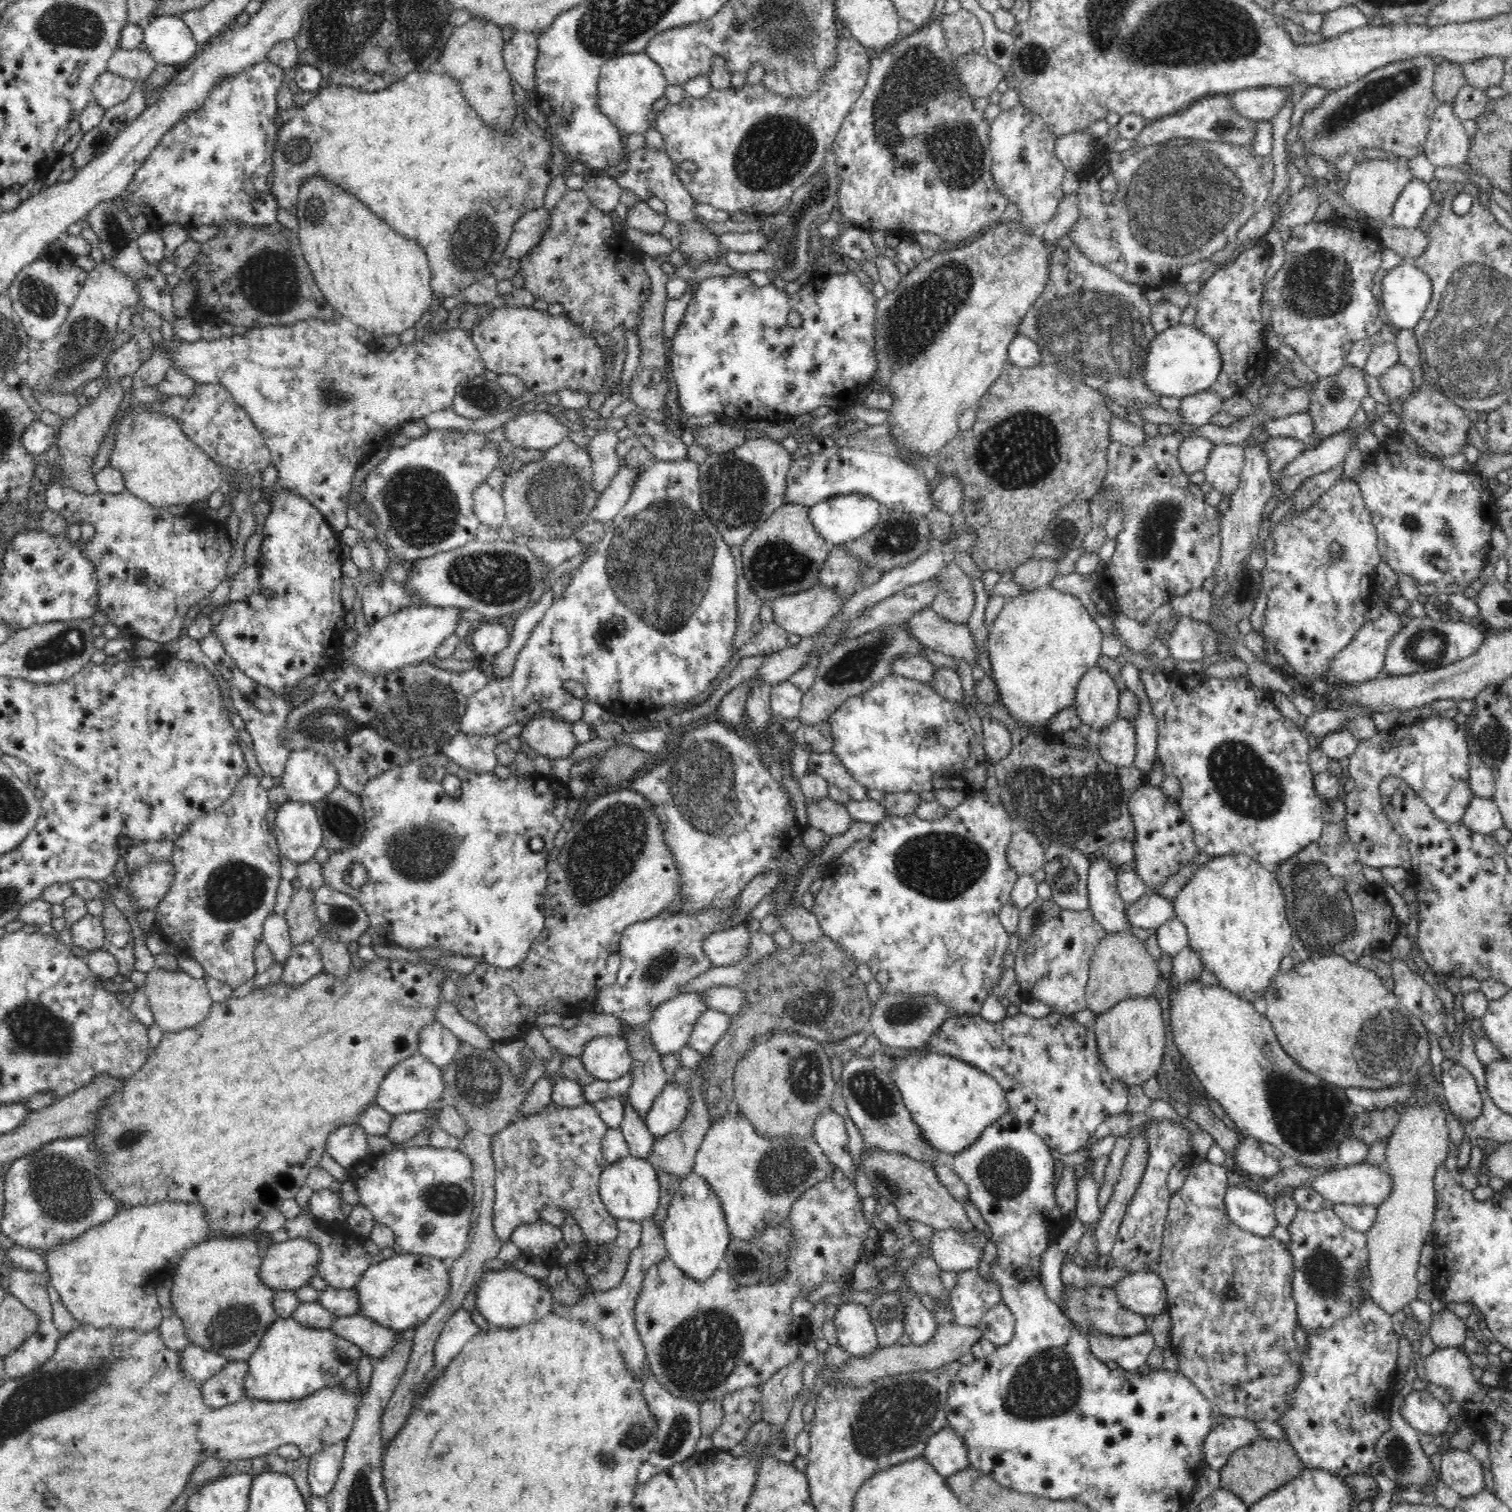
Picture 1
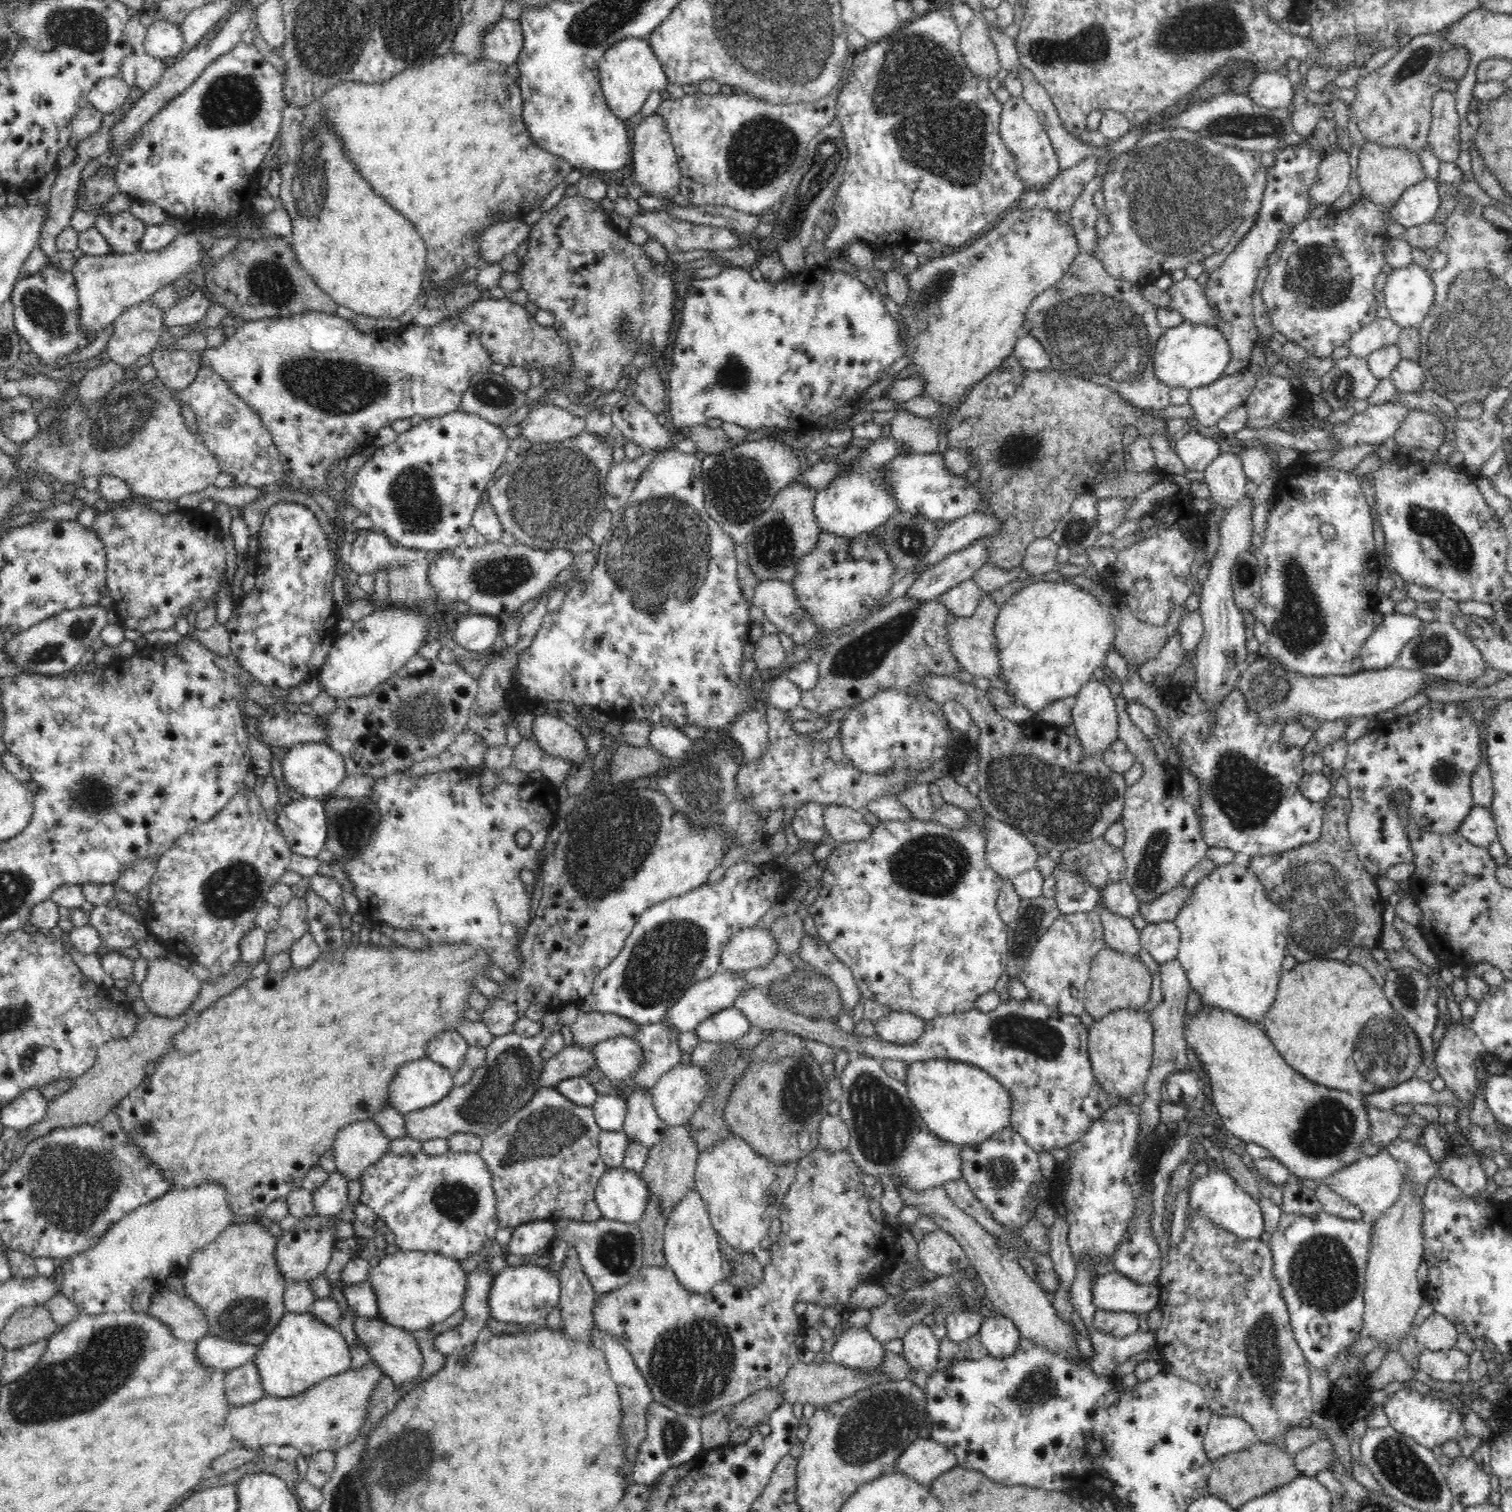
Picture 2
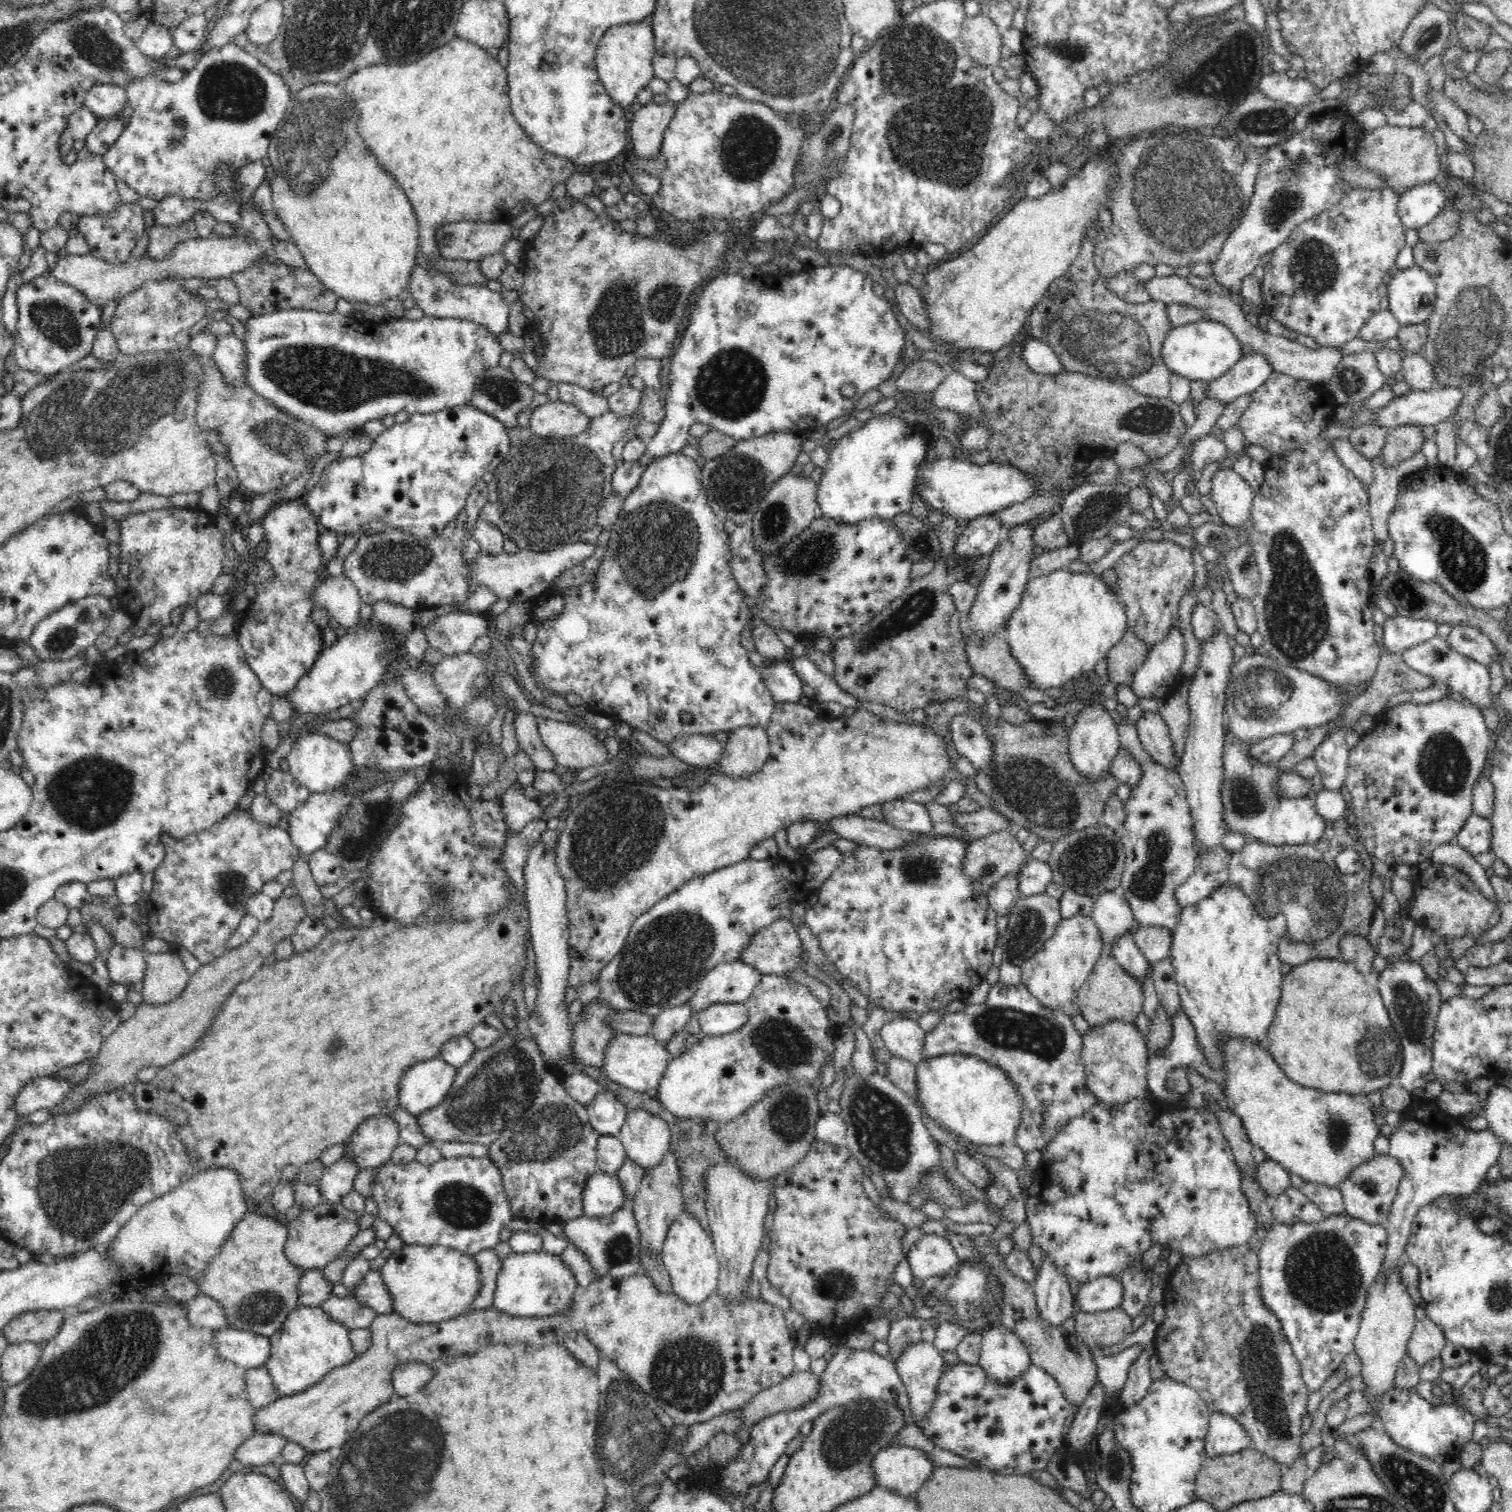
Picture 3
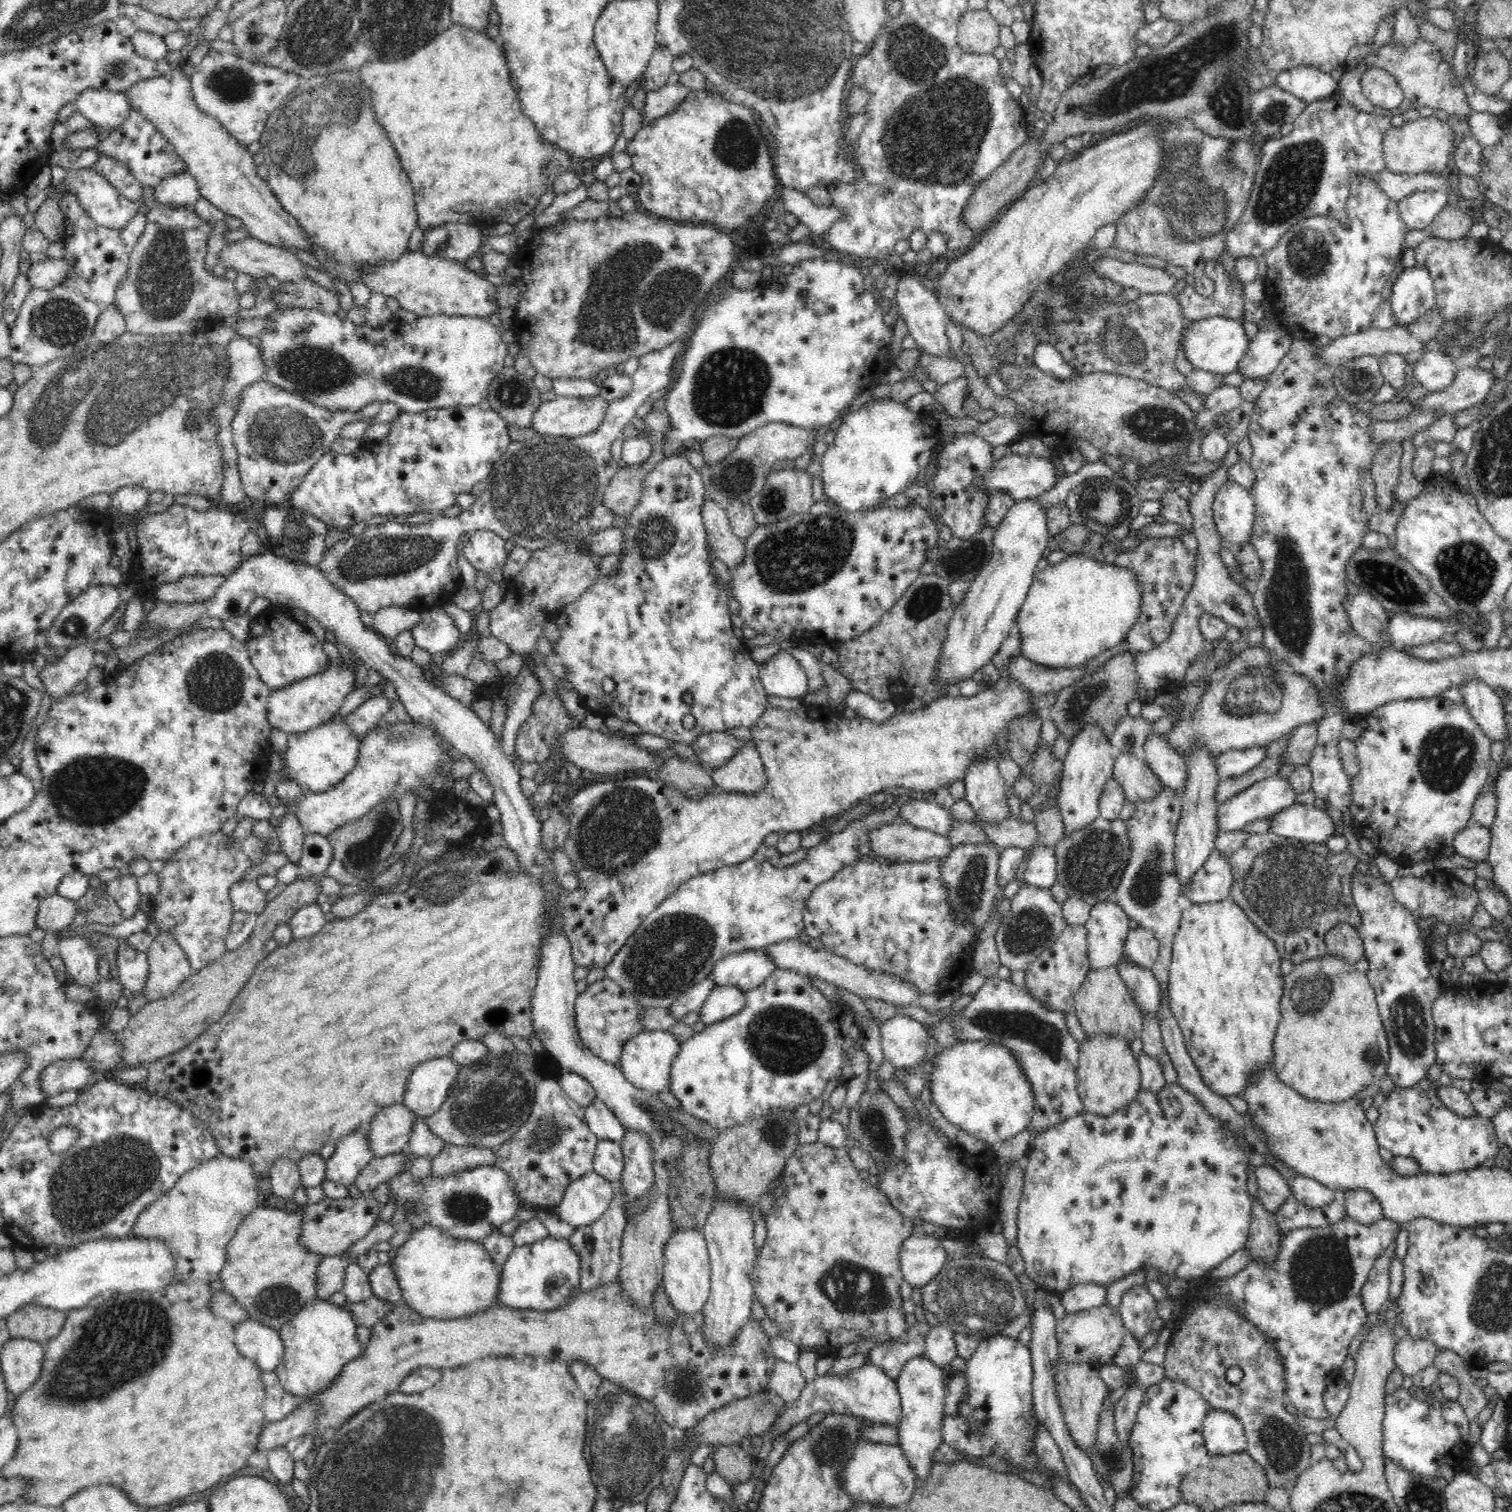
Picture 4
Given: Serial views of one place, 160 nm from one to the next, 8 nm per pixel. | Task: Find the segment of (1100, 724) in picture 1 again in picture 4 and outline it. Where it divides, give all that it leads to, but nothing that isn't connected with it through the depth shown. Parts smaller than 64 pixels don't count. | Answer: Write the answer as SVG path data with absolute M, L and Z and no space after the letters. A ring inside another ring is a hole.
M1097 724L1084 726L1072 740L1070 750L1063 759L1063 771L1058 790L1058 808L1064 820L1064 836L1068 838L1078 830L1090 826L1099 818L1099 798L1105 782L1113 776L1114 758L1110 739Z

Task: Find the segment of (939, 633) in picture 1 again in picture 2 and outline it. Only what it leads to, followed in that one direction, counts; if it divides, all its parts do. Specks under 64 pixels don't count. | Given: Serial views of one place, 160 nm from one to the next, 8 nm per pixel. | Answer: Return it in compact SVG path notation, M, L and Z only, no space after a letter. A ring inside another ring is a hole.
M983 593L972 616L957 619L952 616L948 626L946 626L950 651L954 653L956 662L961 669L973 674L974 677L982 677L989 681L990 678L1002 679L1003 676L1000 657L998 657L998 647L996 647L996 633L994 633L999 610L1000 606L994 603L992 597Z

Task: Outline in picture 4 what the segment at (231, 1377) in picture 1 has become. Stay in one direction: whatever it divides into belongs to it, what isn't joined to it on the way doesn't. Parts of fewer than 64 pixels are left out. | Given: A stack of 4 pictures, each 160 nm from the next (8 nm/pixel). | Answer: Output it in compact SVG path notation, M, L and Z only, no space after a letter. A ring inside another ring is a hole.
M262 1371L260 1376L262 1388L266 1391L262 1406L265 1423L282 1420L297 1407L299 1398L282 1387L276 1371Z

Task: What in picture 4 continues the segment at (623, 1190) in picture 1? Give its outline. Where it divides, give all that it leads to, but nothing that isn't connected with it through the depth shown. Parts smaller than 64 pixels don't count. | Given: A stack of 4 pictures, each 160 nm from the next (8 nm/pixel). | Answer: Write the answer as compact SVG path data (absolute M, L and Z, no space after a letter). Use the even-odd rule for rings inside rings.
M596 1171L568 1184L561 1203L553 1210L562 1222L578 1229L596 1223L607 1211L615 1192Z

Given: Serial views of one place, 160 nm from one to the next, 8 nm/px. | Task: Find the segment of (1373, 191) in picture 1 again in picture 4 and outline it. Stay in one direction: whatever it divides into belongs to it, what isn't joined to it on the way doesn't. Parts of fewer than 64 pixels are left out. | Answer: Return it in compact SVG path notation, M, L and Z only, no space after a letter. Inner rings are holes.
M1436 115L1406 120L1402 126L1392 127L1384 134L1382 153L1384 164L1394 174L1418 174L1425 172L1446 172L1446 164L1453 157L1456 140L1454 130L1448 121L1442 121Z

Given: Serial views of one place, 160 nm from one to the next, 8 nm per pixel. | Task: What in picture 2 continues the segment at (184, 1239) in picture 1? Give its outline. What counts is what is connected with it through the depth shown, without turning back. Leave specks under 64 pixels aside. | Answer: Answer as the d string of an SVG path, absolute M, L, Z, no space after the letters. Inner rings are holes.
M200 1184L186 1190L170 1190L160 1198L139 1206L109 1228L92 1248L64 1259L58 1273L62 1279L60 1293L66 1295L78 1307L79 1313L87 1315L120 1311L146 1313L152 1295L160 1292L165 1286L166 1280L162 1280L164 1266L176 1262L174 1266L186 1270L196 1250L208 1246L233 1224L235 1215L226 1195L225 1189L220 1184Z

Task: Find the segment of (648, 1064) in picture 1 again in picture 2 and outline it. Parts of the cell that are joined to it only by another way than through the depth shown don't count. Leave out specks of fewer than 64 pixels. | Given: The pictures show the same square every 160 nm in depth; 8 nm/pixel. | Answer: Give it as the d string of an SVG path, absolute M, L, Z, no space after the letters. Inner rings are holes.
M644 1087L628 1092L627 1113L623 1131L628 1140L652 1149L660 1144L669 1128L656 1112L651 1089Z

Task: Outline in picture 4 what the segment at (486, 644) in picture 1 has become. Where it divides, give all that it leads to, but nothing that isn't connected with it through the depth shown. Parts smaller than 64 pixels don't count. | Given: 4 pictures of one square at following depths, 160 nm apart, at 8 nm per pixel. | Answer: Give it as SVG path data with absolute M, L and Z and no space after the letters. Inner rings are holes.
M442 607L421 613L420 620L409 631L418 648L438 657L447 655L464 641L454 619Z

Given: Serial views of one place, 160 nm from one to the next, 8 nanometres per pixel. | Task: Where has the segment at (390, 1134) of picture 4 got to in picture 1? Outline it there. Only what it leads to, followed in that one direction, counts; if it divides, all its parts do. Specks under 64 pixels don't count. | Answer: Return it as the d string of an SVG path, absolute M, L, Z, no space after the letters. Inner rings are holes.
M356 1122L340 1125L328 1136L327 1153L351 1174L371 1152L366 1136L364 1129Z

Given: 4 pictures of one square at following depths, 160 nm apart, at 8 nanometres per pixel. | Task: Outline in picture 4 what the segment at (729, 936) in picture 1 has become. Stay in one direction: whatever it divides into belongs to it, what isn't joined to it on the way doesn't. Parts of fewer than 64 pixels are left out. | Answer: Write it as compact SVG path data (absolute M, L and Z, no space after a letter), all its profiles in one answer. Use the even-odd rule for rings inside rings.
M793 937L792 940L782 940L778 944L771 944L764 950L766 950L768 958L776 963L776 967L780 967L782 970L794 971L800 974L801 978L810 978L810 980L819 978L829 983L832 982L836 987L845 988L862 999L870 997L895 1006L912 1006L918 1004L917 1000L920 998L916 987L912 983L904 981L900 975L866 969L866 967L856 965L852 961L824 949L815 950L803 938Z

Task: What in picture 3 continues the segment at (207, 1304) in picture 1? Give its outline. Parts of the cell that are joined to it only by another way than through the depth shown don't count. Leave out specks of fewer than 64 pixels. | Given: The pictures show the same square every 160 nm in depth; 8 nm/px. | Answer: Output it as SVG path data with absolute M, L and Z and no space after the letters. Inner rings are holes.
M248 1212L236 1224L232 1234L224 1242L220 1254L206 1266L199 1277L198 1285L202 1294L222 1305L224 1313L226 1313L226 1326L236 1330L256 1332L270 1338L284 1324L288 1314L299 1305L298 1288L300 1278L306 1270L298 1269L294 1263L288 1260L286 1251L284 1251L286 1240L288 1240L287 1226L283 1225L277 1218Z

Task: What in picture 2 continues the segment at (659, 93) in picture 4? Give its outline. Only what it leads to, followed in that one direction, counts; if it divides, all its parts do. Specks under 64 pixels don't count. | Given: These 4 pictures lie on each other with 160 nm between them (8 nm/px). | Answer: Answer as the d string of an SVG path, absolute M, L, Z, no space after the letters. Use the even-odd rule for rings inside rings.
M658 112L650 113L633 129L634 147L631 155L634 170L627 188L629 197L638 199L642 196L658 196L668 199L677 192L680 194L681 170L664 117L661 117Z

